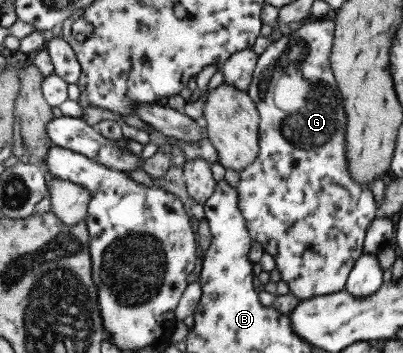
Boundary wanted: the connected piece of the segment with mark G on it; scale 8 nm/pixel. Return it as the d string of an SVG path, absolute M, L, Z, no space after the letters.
M331 16L314 19L309 18L303 21L303 26L297 31L292 31L285 35L281 40L269 45L263 54L257 60L255 70L252 74L250 87L246 91L249 97L256 102L259 112L259 156L251 165L248 165L240 172L239 179L236 181L239 201L237 205L243 218L250 236L253 241L261 243L263 251L273 257L276 268L279 270L282 281L289 286L290 293L300 300L306 300L320 295L337 293L345 290L346 282L355 261L361 257L363 251L363 240L369 223L377 218L377 204L371 188L367 184L359 184L357 181L350 181L349 170L347 170L346 157L346 136L345 127L347 125L347 114L341 92L338 89L337 81L331 70L330 54L332 53L332 44L334 41L335 23Z

